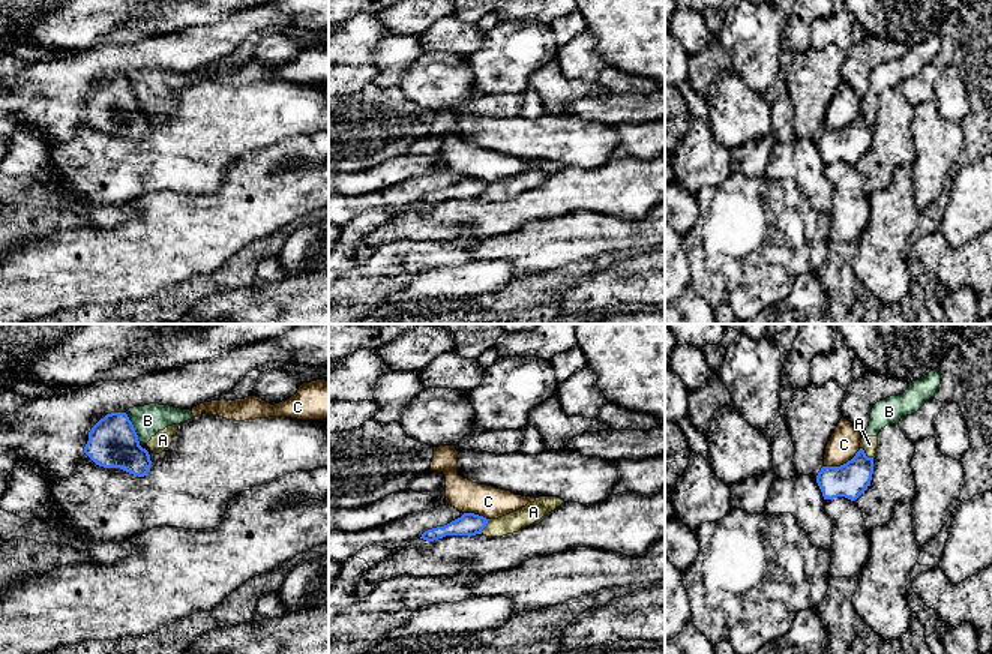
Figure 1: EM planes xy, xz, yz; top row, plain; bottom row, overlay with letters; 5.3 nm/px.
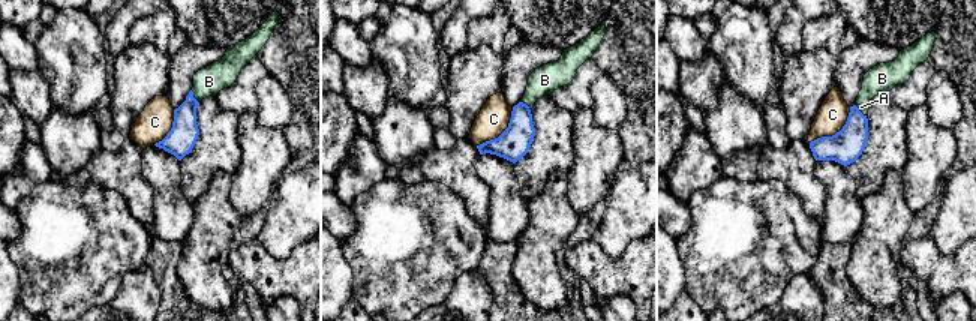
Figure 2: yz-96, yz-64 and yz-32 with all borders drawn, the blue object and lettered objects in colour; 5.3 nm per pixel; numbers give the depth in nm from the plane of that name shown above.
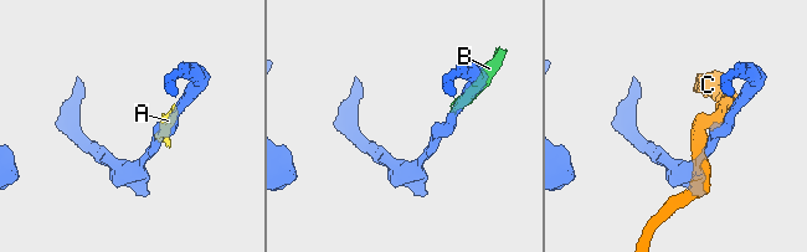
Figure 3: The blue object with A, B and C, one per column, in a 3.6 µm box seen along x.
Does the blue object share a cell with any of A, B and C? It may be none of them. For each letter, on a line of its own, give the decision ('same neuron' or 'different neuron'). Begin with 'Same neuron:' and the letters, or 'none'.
Same neuron: none
A: different neuron
B: different neuron
C: different neuron

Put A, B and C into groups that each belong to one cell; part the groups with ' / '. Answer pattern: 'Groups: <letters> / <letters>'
Groups: A B / C

